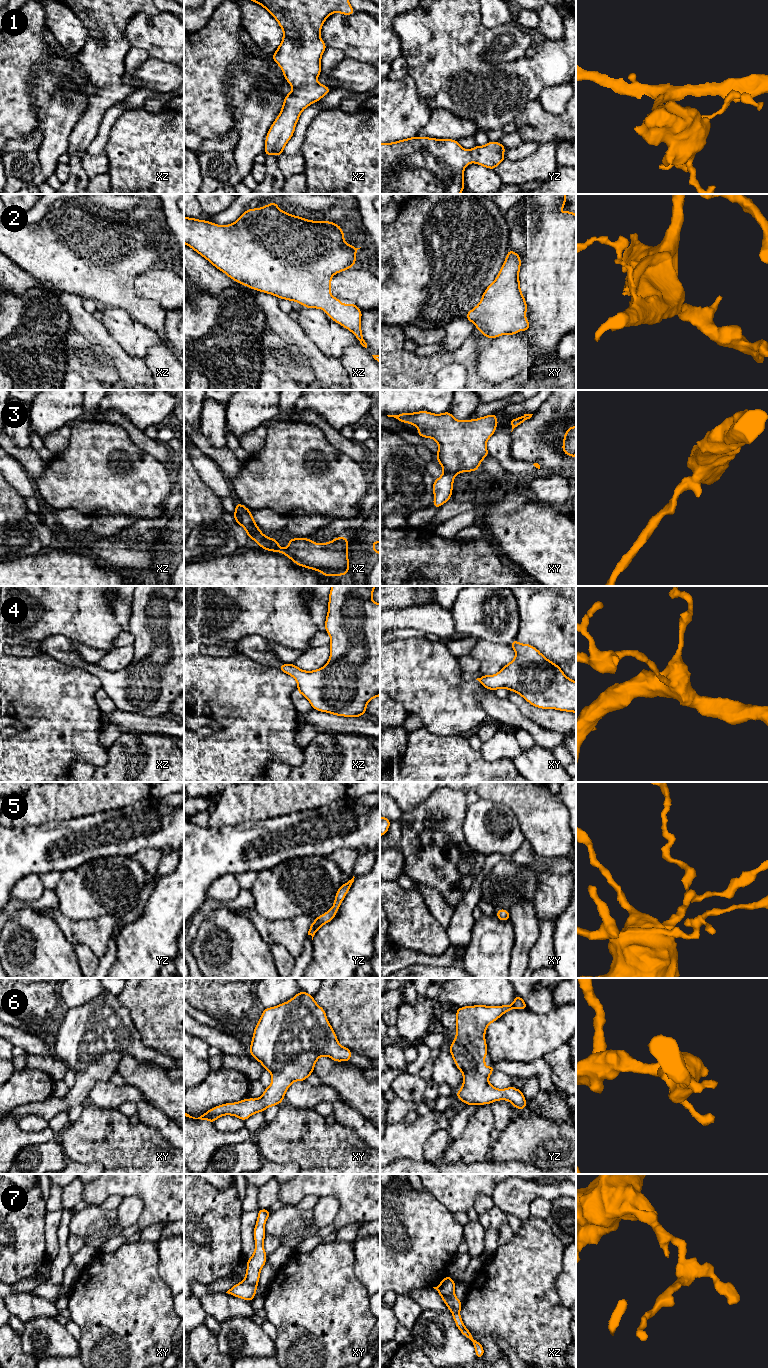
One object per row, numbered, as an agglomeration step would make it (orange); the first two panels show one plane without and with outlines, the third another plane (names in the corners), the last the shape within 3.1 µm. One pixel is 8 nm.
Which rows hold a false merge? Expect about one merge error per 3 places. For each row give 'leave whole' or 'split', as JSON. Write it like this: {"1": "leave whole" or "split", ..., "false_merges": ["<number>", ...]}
{"1": "leave whole", "2": "leave whole", "3": "leave whole", "4": "leave whole", "5": "leave whole", "6": "leave whole", "7": "split", "false_merges": ["7"]}

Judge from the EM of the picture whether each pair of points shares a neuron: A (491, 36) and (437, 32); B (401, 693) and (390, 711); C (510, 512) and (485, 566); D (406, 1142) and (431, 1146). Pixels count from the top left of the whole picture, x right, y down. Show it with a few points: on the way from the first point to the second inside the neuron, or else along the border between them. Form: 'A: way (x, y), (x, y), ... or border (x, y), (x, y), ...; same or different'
A: border (486, 29), (484, 34), (484, 59); different
B: border (390, 696), (408, 713); different
C: border (486, 537), (500, 555); different
D: border (443, 1130), (437, 1130), (427, 1139), (423, 1160); different

